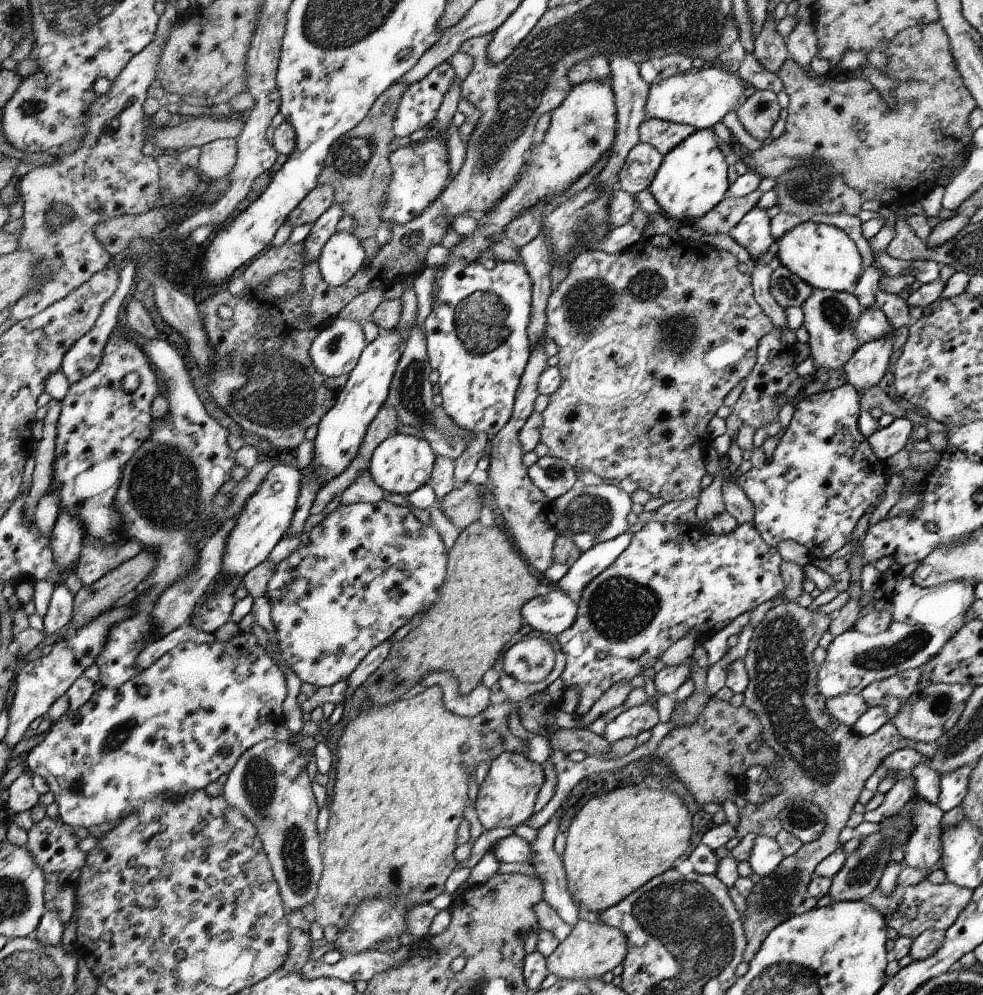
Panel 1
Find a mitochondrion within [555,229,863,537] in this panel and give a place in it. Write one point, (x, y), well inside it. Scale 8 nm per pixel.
(588, 306)

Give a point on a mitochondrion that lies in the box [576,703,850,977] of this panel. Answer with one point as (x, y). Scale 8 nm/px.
(776, 897)

